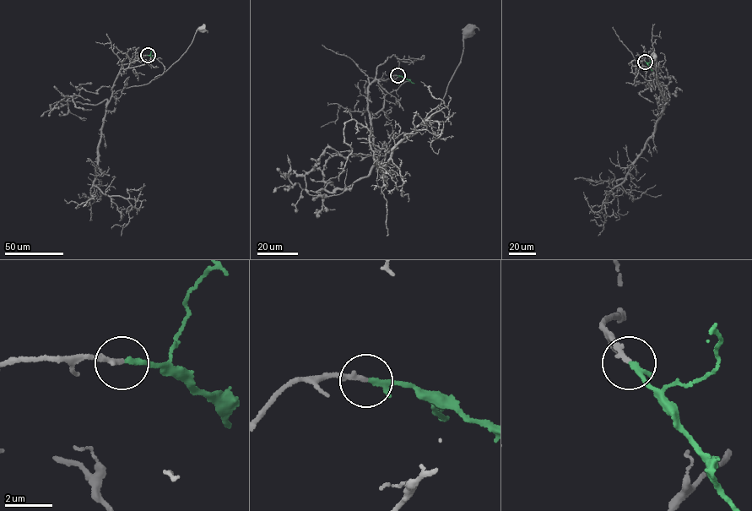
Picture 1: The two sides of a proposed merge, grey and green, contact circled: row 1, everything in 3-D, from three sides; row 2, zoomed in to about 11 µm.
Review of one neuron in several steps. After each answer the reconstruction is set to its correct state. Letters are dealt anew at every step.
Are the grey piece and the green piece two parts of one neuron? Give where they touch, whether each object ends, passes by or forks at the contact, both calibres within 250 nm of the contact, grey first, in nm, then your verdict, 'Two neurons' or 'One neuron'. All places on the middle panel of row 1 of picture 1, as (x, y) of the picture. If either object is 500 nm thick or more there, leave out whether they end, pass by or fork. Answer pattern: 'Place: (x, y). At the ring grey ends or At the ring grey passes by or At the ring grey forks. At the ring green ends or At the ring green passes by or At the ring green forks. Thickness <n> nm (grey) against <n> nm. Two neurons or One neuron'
Place: (397, 75). At the ring grey ends. At the ring green ends. Thickness 220 nm (grey) against 200 nm. One neuron

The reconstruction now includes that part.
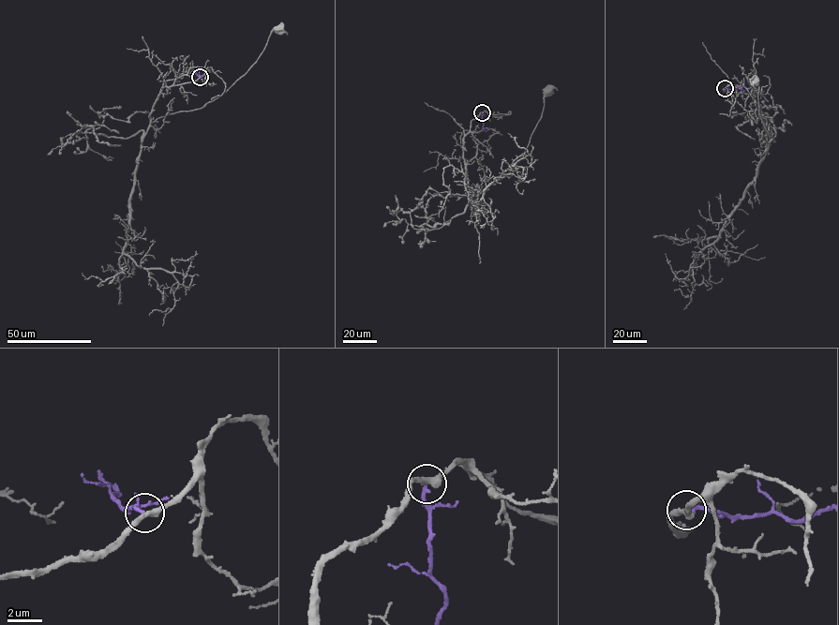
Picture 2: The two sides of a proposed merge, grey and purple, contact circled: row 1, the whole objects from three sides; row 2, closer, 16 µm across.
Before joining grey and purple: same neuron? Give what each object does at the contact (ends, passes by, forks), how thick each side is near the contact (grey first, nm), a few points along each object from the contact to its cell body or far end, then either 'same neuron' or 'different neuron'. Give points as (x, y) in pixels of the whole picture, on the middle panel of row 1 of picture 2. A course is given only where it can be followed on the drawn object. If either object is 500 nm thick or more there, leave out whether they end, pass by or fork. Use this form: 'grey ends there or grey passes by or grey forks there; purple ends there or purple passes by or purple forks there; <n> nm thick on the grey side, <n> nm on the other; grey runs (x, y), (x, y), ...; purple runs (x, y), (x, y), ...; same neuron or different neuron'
grey passes by; purple ends there; 340 nm thick on the grey side, 190 nm on the other; grey runs (481, 112), (472, 119), (463, 143), (469, 189), (478, 194), (506, 176), (519, 161), (549, 91); purple runs (481, 112), (483, 129), (487, 130); different neuron

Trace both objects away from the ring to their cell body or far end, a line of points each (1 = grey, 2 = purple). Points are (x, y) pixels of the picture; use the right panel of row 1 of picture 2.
1: (725, 88), (754, 97), (768, 131), (773, 134), (771, 137), (758, 114), (759, 87), (755, 81)
2: (725, 88), (744, 91)

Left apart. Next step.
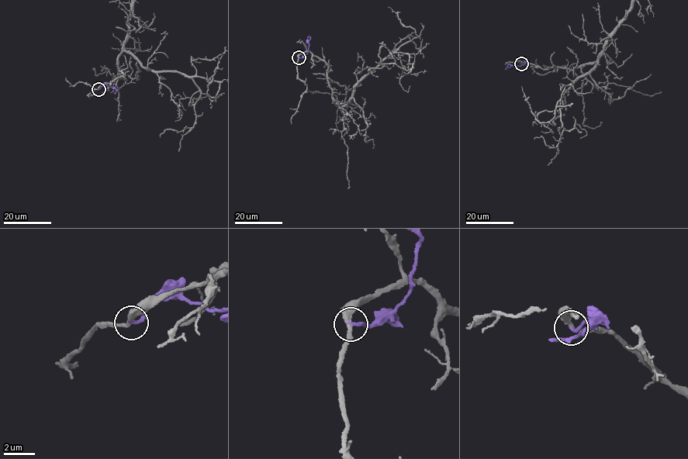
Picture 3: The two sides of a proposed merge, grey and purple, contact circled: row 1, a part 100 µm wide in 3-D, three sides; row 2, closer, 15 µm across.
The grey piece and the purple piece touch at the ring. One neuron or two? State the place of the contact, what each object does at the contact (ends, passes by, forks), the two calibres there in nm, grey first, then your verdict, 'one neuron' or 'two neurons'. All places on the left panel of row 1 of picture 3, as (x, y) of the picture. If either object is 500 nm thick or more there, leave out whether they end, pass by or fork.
(98, 89) | grey passes by | purple ends | 320/240 nm | two neurons

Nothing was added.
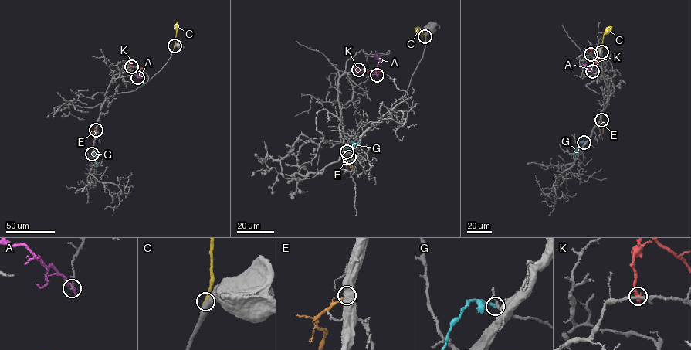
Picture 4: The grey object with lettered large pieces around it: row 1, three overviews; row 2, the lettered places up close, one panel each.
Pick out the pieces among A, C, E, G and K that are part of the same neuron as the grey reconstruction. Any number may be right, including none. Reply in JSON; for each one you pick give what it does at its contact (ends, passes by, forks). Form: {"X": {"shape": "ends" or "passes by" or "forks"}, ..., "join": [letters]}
{"join": []}

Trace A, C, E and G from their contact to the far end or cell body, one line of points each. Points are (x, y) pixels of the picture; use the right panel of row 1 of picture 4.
A: (592, 70), (586, 65), (581, 66)
C: (601, 52), (604, 34), (611, 27)
E: (601, 120), (604, 126), (603, 133)
G: (584, 142), (580, 141), (574, 156)

